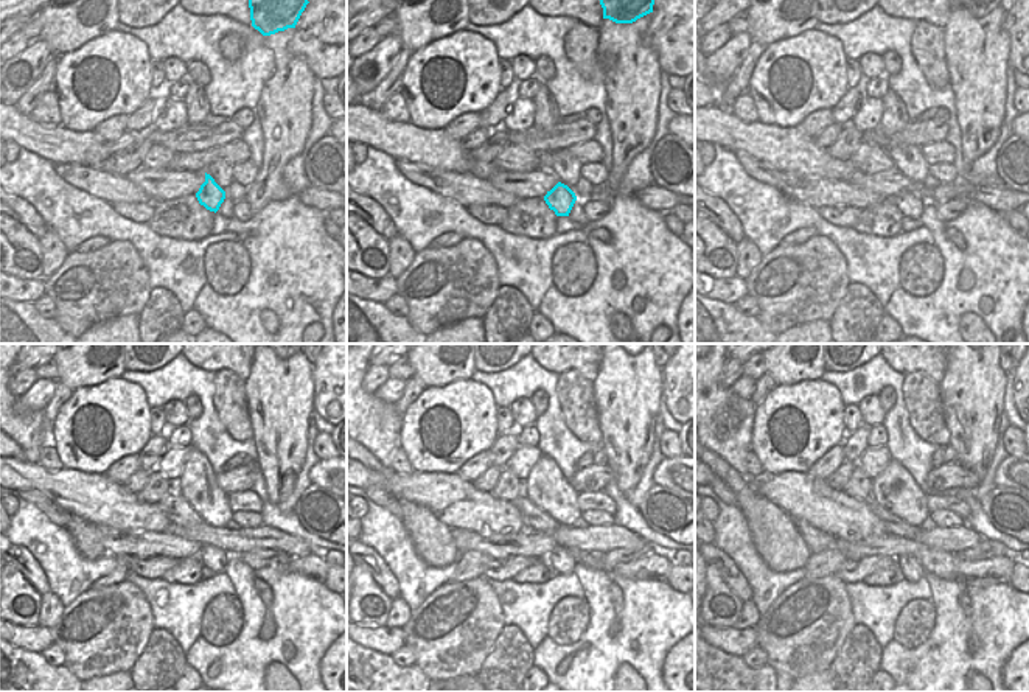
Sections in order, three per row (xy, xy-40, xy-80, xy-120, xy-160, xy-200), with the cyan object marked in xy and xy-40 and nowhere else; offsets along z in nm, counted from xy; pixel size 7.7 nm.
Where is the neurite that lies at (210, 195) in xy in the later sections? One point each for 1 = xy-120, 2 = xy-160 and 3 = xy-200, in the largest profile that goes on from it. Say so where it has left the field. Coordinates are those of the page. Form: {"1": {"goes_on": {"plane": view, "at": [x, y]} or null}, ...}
{"1": {"goes_on": {"plane": "xy-120", "at": [212, 557]}}, "2": {"goes_on": {"plane": "xy-160", "at": [560, 559]}}, "3": {"goes_on": {"plane": "xy-200", "at": [911, 569]}}}

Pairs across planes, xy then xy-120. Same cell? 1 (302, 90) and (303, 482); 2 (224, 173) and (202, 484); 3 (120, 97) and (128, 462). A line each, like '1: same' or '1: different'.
1: different
2: same
3: different

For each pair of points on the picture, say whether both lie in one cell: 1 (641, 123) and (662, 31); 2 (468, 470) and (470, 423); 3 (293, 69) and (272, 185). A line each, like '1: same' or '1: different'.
1: different
2: different
3: same

